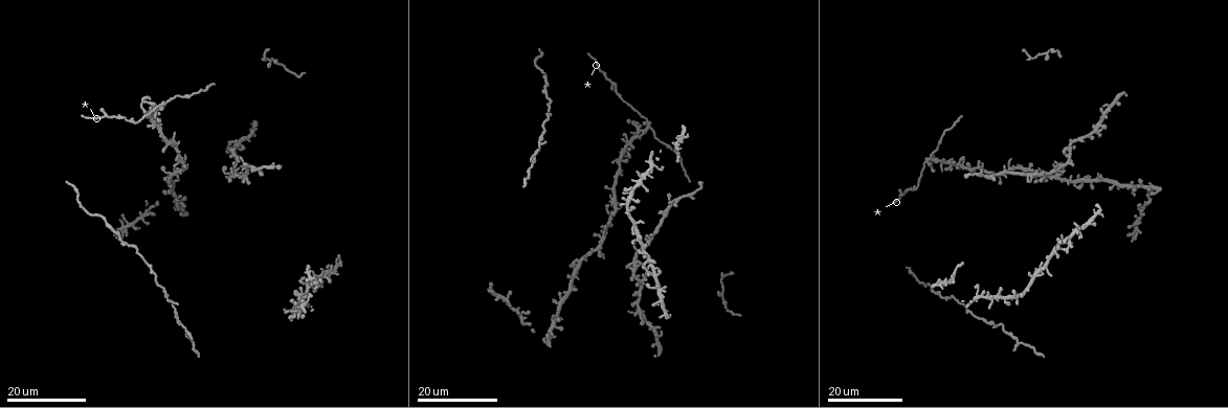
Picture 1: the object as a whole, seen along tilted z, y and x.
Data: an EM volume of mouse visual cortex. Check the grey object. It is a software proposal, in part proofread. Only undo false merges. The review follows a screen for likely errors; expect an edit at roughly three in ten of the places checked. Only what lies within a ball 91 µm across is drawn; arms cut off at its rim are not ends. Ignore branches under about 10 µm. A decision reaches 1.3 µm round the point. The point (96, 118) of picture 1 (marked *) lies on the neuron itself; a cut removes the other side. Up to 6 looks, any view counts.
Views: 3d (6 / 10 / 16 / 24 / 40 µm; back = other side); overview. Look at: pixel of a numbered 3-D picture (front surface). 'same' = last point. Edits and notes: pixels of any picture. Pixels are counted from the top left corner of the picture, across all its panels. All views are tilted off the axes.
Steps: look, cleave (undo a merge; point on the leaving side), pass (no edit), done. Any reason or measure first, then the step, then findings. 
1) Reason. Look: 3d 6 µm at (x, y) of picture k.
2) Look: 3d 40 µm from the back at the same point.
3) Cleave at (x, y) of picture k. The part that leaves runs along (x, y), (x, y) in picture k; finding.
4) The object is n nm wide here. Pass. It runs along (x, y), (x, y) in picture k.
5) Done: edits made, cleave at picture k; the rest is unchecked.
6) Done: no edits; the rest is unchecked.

Look: 3d 24 µm at (545, 86) of picture 1.

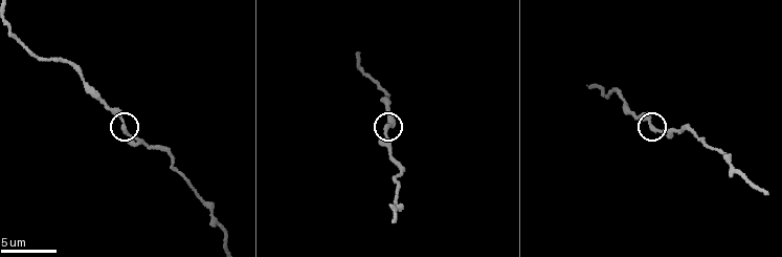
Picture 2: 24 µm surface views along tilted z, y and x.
Look: 3d 10 µm at (389, 125) of picture 2.

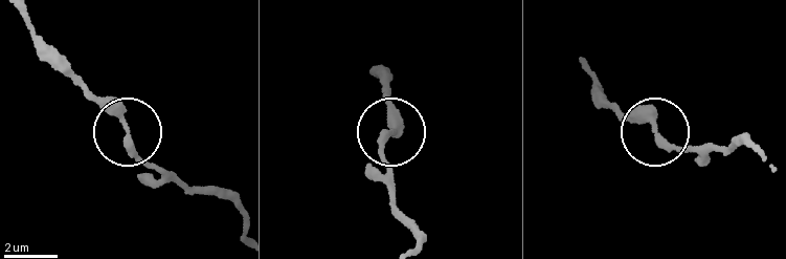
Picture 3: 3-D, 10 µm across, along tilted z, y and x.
Pass. It runs along (22, 18), (46, 56), (120, 121), (147, 186) in picture 3; all the same neuron.

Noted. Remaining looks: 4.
Small branch off a trunk. Look: 3d 24 µm at (646, 127) of picture 1.

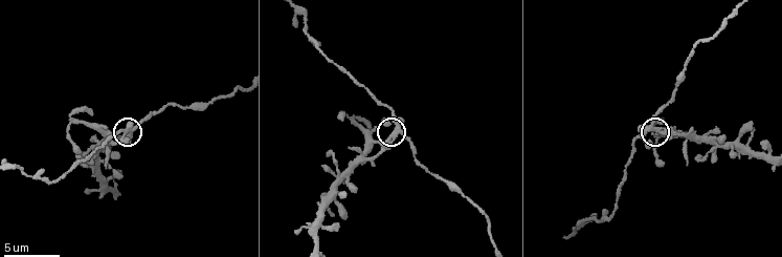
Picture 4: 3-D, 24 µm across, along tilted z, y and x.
Look: 3d 6 µm at (134, 129) of picture 4.

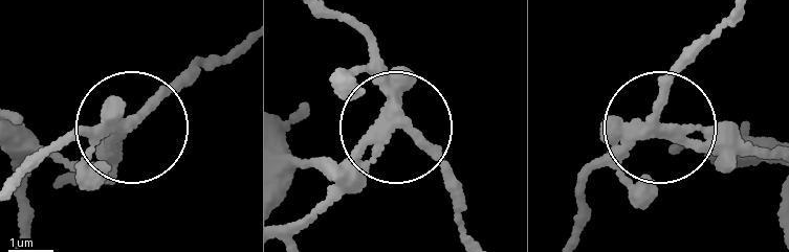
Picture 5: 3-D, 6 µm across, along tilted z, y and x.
3 arms meet here. Pass. It runs along (23, 172), (128, 128), (195, 71) in picture 5; all the same neuron.

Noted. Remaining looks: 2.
Four or more arms meet. Look: 3d 16 µm at (1108, 109) of picture 1.

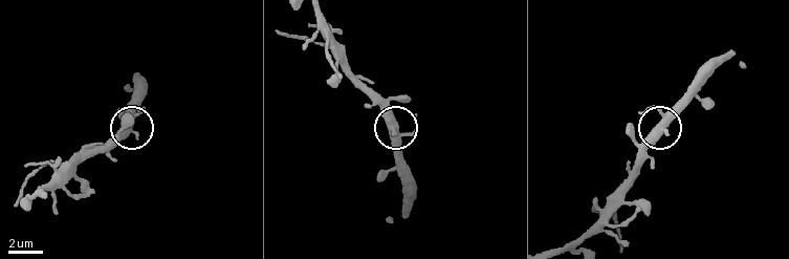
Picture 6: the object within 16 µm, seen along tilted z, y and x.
Look: 3d 10 µm at (399, 136) of picture 6.

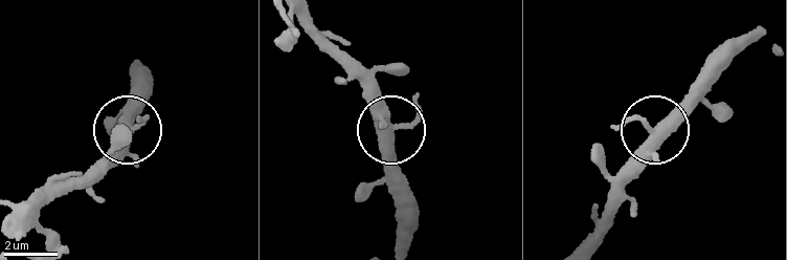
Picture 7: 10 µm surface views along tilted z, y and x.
Pass. It runs along (299, 22), (367, 90), (391, 138), (412, 211) in picture 7; all the same neuron.

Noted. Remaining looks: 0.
Done: no edits; the rest is unchecked.

